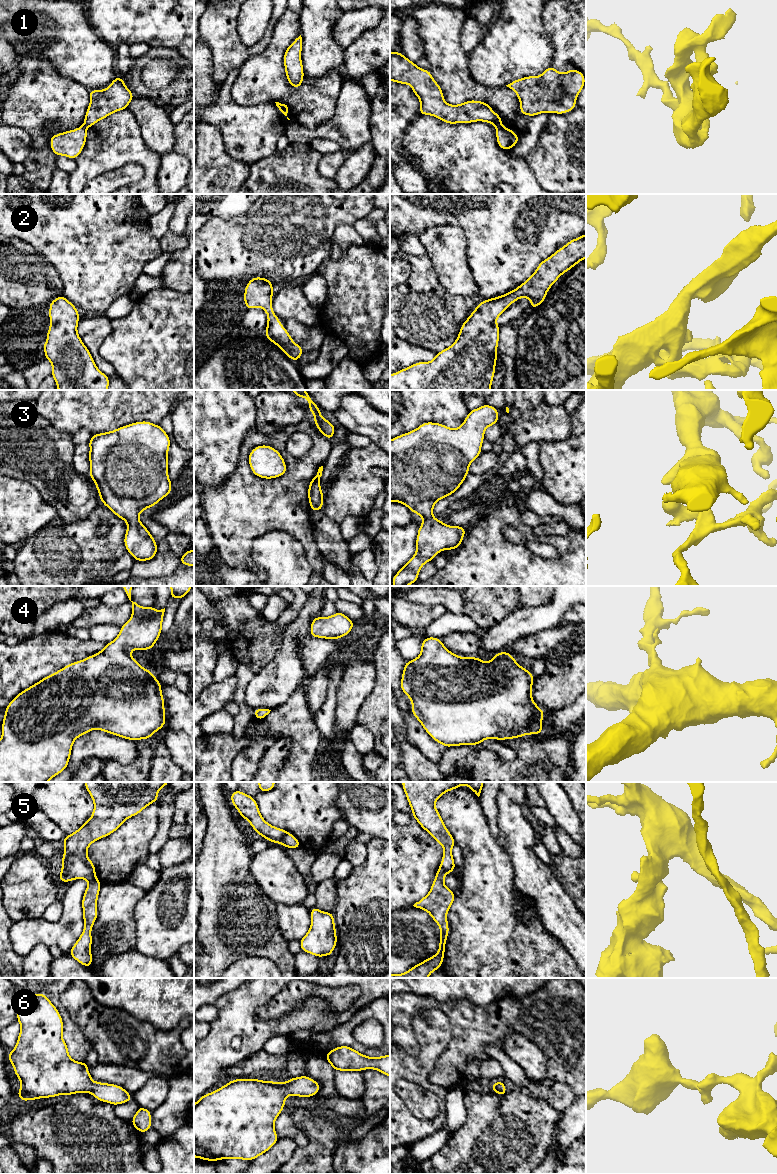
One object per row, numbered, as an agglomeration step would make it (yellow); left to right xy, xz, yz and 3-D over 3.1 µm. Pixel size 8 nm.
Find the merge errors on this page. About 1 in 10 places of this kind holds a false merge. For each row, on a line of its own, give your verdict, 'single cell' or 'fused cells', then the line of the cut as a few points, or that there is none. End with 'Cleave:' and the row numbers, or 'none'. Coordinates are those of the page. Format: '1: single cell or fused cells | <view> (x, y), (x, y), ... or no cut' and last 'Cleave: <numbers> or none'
1: fused cells | yz (500, 124), (496, 126)
2: single cell | no cut
3: single cell | no cut
4: single cell | no cut
5: fused cells | xy (65, 851), (79, 856), (94, 871)
6: single cell | no cut
Cleave: 1, 5

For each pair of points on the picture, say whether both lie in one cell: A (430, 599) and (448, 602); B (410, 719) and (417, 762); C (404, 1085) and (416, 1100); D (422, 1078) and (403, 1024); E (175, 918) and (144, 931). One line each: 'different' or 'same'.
A: same
B: different
C: same
D: different
E: same

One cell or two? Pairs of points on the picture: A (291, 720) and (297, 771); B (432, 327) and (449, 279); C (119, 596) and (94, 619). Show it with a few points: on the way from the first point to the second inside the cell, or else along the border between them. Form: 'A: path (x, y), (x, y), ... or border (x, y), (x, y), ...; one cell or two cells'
A: path (298, 733), (298, 758); one cell
B: border (434, 268), (438, 281), (448, 292), (468, 295); two cells
C: border (128, 599), (116, 605), (101, 603); two cells

